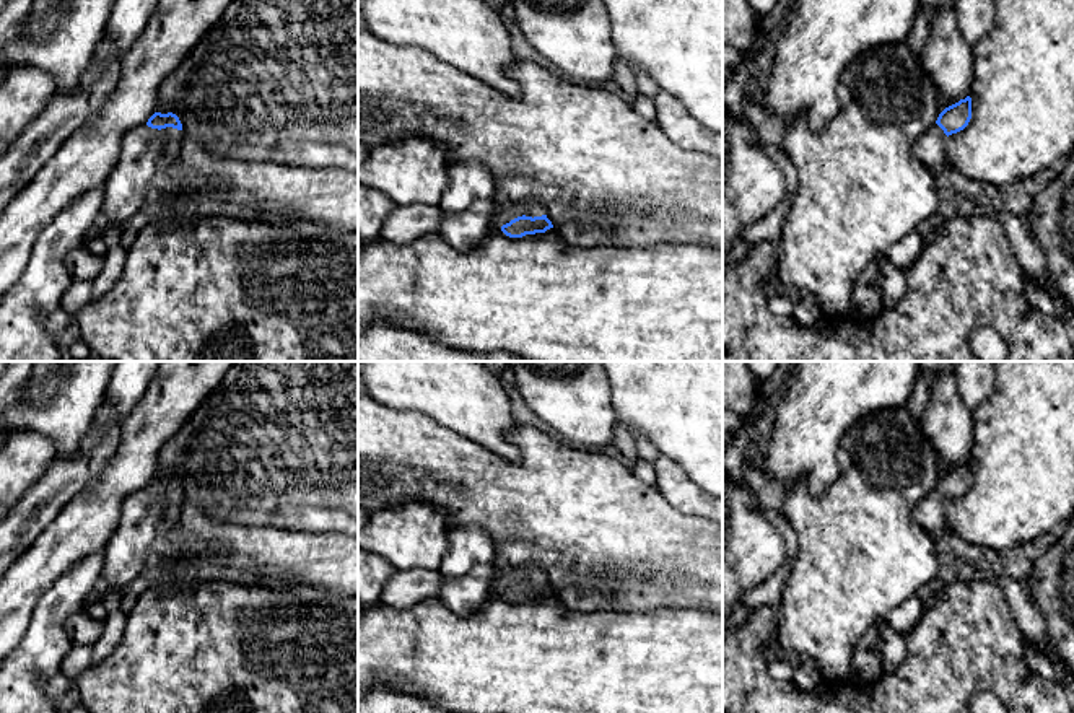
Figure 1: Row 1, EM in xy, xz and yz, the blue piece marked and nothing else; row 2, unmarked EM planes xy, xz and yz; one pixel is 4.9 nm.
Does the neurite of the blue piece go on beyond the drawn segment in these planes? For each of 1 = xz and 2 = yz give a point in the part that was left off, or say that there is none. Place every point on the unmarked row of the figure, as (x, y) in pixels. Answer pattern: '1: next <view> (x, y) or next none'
1: next xz (508, 575)
2: next yz (931, 515)

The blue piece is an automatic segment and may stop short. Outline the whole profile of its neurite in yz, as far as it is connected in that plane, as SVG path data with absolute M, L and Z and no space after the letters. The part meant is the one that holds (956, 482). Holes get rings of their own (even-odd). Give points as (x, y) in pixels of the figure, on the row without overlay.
M967 461L958 467L945 472L934 490L931 490L915 511L915 523L929 531L939 542L949 531L945 503L963 495L971 483L971 462Z

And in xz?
M498 563L496 586L501 596L509 602L522 602L526 599L545 597L553 593L544 573L535 565L511 566Z

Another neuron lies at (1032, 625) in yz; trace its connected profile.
M1002 575L996 576L994 581L1007 599L1020 633L1048 658L1051 641L1038 606L1024 593L1017 578Z

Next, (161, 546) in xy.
M161 532L153 542L151 542L151 555L155 557L190 557L192 552L187 547L177 547L174 545L166 532Z

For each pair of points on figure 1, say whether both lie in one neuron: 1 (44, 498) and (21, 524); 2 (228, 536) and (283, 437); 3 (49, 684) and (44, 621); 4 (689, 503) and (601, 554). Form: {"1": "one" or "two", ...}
{"1": "one", "2": "one", "3": "two", "4": "two"}

